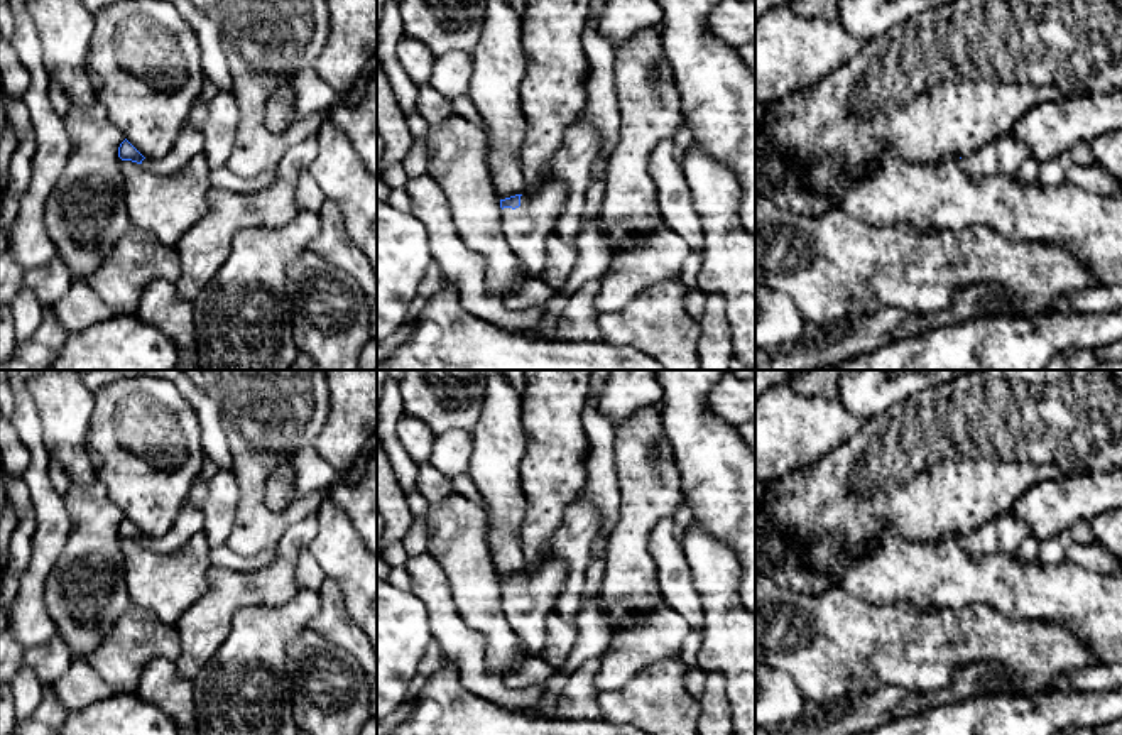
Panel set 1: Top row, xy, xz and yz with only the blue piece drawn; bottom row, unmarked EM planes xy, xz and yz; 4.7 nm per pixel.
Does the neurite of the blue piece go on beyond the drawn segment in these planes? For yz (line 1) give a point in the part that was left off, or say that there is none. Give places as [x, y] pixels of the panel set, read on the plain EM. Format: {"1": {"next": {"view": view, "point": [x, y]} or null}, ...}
{"1": {"next": null}}

